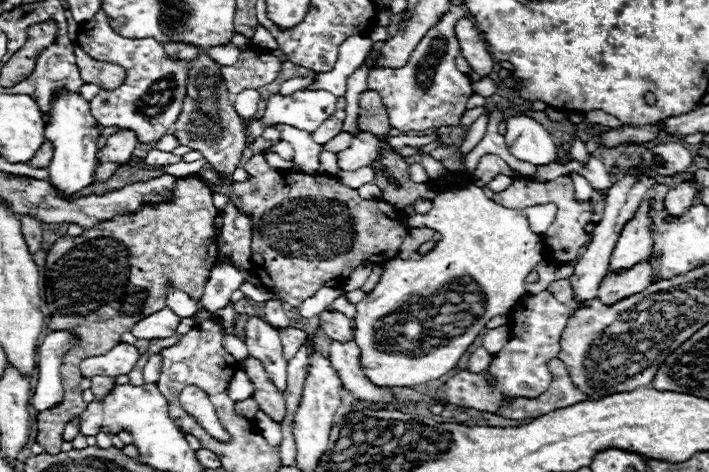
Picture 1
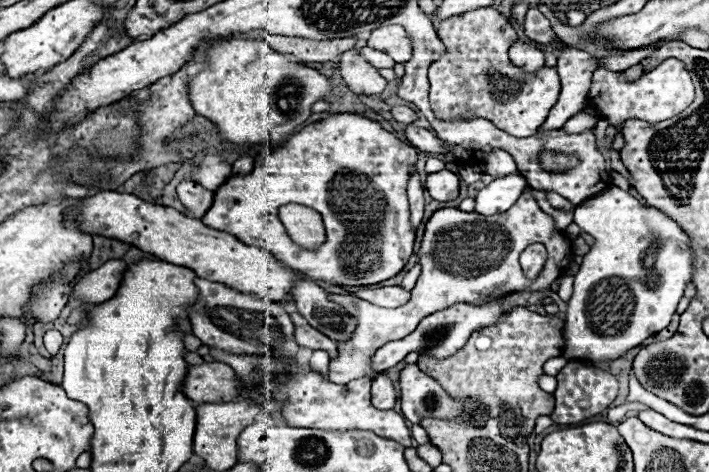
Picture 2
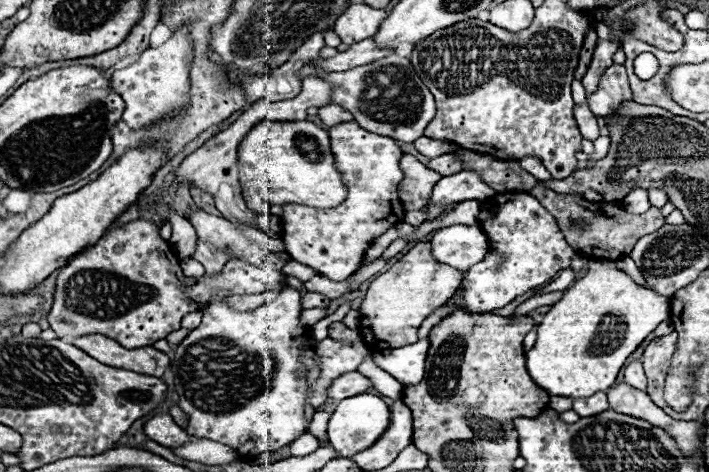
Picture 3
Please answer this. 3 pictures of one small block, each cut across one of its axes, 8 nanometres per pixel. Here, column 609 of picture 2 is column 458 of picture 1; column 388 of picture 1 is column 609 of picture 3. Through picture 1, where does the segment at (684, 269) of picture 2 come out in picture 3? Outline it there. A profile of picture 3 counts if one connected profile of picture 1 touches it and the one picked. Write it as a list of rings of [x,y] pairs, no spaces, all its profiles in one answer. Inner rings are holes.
[[[590,260],[588,270],[558,300],[544,320],[538,324],[538,340],[532,350],[526,352],[526,366],[534,382],[550,396],[588,398],[596,392],[606,392],[616,382],[626,358],[644,342],[656,326],[670,318],[670,298],[658,296],[654,290],[638,286],[626,272],[622,272],[612,260]]]

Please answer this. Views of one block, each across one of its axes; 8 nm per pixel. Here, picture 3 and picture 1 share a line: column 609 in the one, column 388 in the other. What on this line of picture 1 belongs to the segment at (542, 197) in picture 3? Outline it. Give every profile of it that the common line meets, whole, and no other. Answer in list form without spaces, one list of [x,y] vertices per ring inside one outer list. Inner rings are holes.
[[[262,154],[250,158],[244,164],[244,170],[248,170],[250,180],[236,182],[232,188],[224,182],[220,182],[218,186],[210,182],[206,184],[212,192],[226,194],[238,208],[242,208],[242,212],[252,214],[254,224],[260,224],[262,220],[262,244],[252,244],[252,272],[262,282],[262,286],[282,296],[284,302],[288,302],[290,306],[298,306],[304,298],[314,296],[322,286],[344,282],[350,272],[364,262],[394,258],[400,250],[402,240],[408,234],[398,210],[392,204],[382,200],[362,200],[358,198],[356,190],[342,186],[332,176],[310,176],[290,170],[272,170],[264,162]]]

